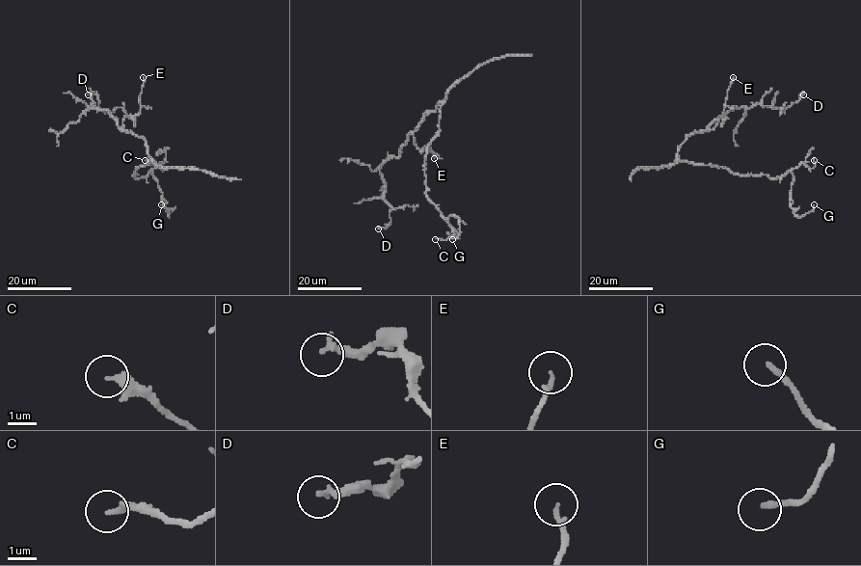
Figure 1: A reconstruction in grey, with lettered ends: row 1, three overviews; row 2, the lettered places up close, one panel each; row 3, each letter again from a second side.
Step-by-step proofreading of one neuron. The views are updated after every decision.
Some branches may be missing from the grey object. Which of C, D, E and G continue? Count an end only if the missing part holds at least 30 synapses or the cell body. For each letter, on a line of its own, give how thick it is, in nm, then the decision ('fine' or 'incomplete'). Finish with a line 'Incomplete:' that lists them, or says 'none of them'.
C: calibre 280 nm; fine
D: calibre 240 nm; fine
E: calibre 170 nm; fine
G: calibre 180 nm; fine
Incomplete: none of them

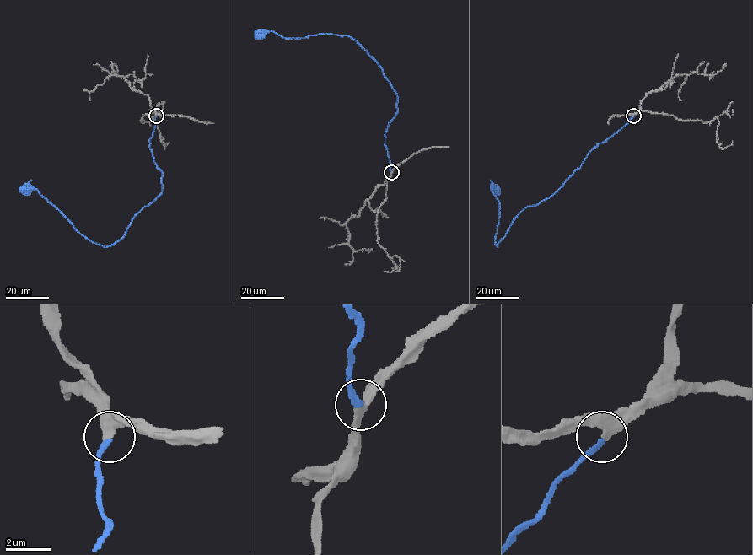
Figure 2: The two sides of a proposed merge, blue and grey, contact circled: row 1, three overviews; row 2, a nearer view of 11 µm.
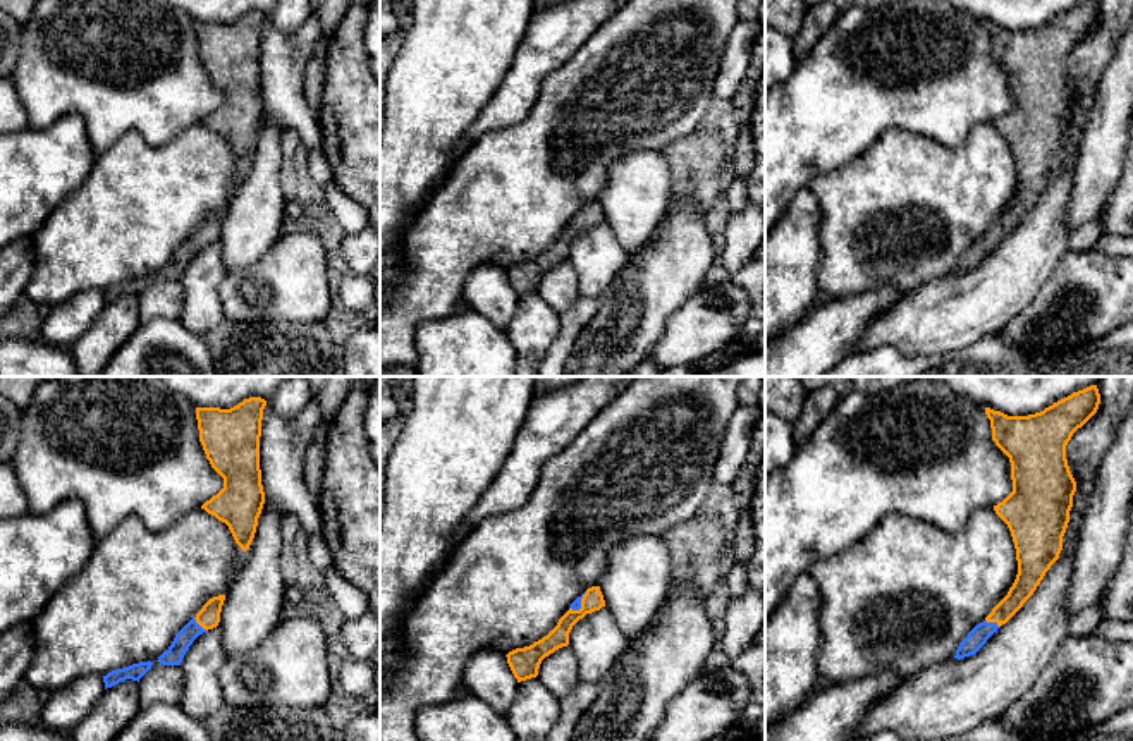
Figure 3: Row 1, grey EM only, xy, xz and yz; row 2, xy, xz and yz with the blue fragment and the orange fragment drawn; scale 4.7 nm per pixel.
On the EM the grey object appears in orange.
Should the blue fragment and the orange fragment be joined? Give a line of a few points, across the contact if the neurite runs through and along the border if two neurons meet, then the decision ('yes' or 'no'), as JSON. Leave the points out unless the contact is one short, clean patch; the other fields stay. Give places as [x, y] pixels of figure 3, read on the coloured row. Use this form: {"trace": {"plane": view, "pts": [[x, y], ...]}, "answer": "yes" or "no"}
{"answer": "yes"}

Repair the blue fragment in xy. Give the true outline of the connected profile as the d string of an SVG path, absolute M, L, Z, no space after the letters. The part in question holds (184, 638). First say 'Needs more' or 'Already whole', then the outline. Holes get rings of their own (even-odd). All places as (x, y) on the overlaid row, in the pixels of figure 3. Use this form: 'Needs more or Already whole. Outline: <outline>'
Needs more. Outline: M225 595L210 598L203 609L175 634L168 650L163 652L156 662L163 665L181 665L193 641L199 634L218 626L224 600Z

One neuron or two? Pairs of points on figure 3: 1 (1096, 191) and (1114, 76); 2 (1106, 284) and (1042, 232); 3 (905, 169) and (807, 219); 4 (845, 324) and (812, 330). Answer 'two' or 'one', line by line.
1: one
2: two
3: two
4: one

